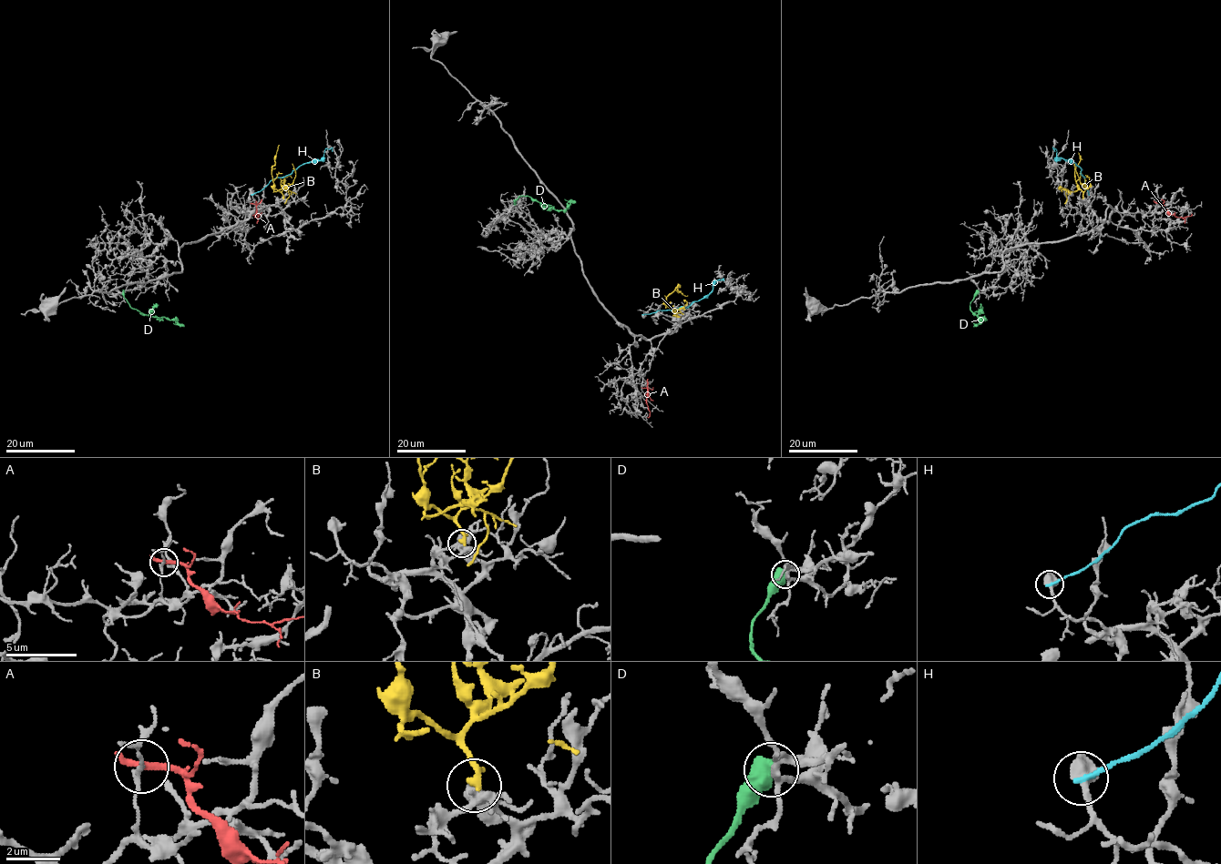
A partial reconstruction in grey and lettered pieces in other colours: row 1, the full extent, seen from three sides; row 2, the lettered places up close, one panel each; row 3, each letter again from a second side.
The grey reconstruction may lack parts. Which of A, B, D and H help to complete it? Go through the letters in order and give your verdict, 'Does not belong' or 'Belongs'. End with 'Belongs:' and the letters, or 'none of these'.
A: Does not belong
B: Belongs
D: Does not belong
H: Does not belong
Belongs: B

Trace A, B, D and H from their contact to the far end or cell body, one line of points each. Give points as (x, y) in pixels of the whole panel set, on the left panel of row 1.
A: (256, 202), (255, 217), (259, 216), (256, 213)
B: (282, 198), (275, 188), (271, 174), (279, 145)
D: (123, 291), (124, 299), (132, 308), (150, 316), (169, 318), (178, 324), (173, 323)
H: (251, 195), (261, 191), (271, 180), (283, 177), (303, 164), (320, 160), (326, 148), (332, 148), (332, 151)

